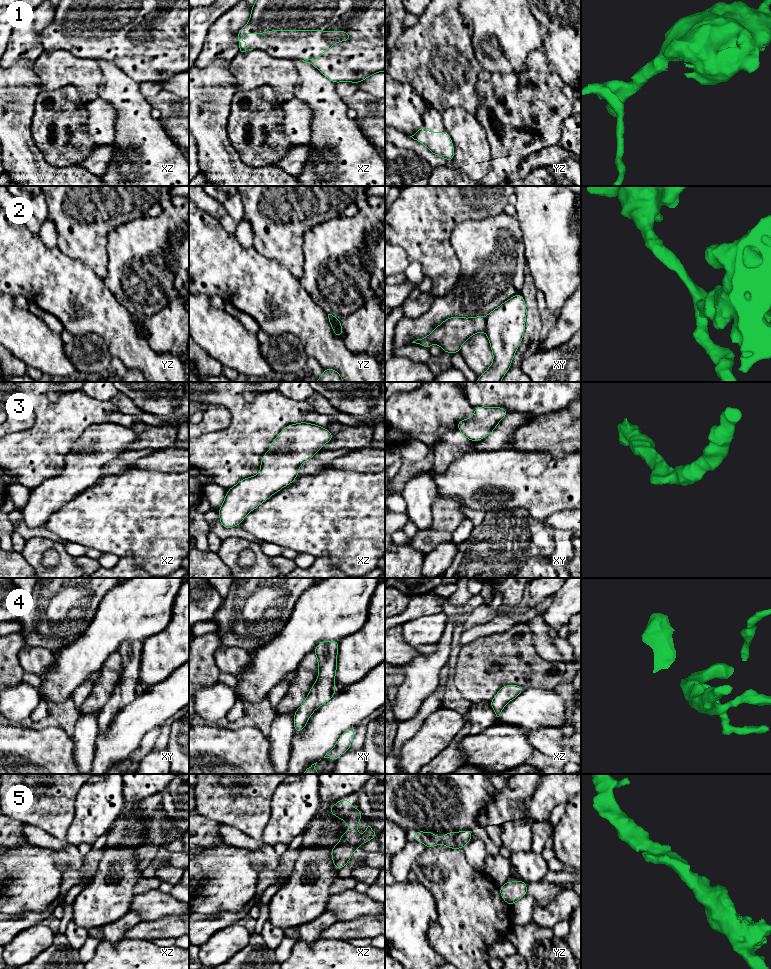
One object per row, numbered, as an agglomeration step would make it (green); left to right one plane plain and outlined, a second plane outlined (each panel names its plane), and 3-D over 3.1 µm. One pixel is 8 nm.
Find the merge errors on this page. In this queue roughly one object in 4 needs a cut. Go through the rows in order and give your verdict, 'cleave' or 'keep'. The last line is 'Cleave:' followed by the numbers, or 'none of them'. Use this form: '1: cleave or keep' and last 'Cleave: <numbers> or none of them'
1: keep
2: cleave
3: keep
4: keep
5: keep
Cleave: 2

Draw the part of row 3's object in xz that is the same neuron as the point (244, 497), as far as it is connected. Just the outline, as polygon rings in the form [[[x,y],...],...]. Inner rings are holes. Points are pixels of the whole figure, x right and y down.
[[[300,422],[283,428],[263,455],[260,473],[240,480],[228,489],[218,512],[220,524],[226,529],[241,524],[249,512],[291,484],[301,464],[332,439],[333,434],[329,430],[312,423]],[[279,448],[288,452],[277,455]]]

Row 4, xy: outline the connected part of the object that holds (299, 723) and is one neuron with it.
[[[322,641],[314,649],[319,671],[318,678],[308,696],[294,713],[294,731],[301,732],[312,713],[328,702],[335,694],[335,675],[339,641]]]

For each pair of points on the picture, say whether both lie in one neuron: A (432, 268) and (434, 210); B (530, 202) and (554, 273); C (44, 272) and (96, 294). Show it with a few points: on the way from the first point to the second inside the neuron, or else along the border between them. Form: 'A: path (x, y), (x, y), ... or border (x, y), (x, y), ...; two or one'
A: path (432, 254), (432, 224); one
B: path (547, 220), (548, 255); one
C: path (57, 283), (71, 289), (75, 293), (83, 294); one

